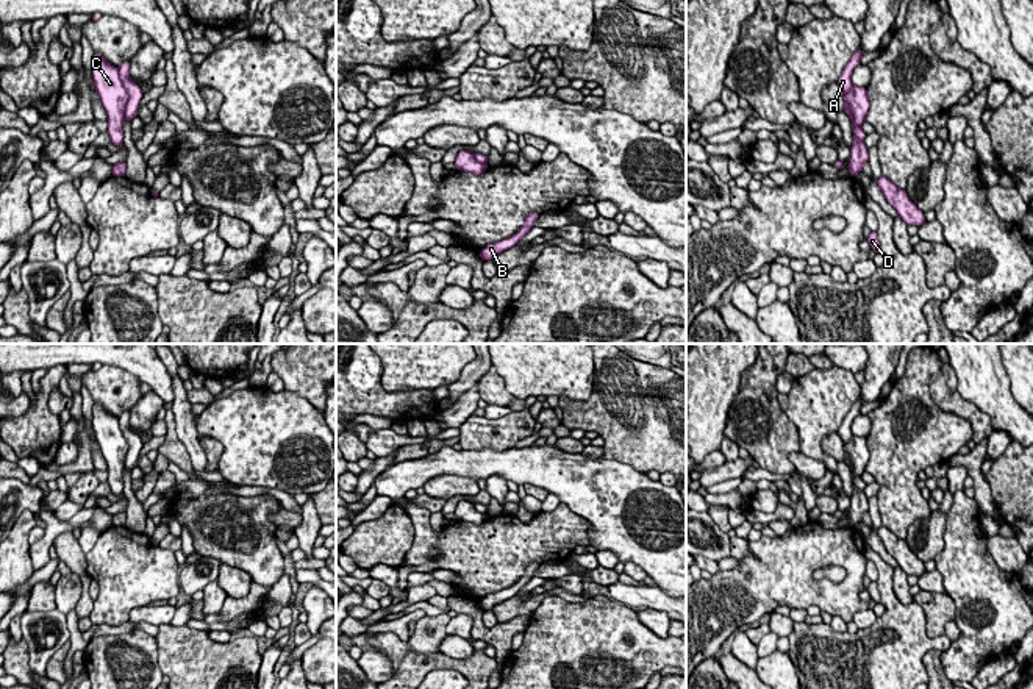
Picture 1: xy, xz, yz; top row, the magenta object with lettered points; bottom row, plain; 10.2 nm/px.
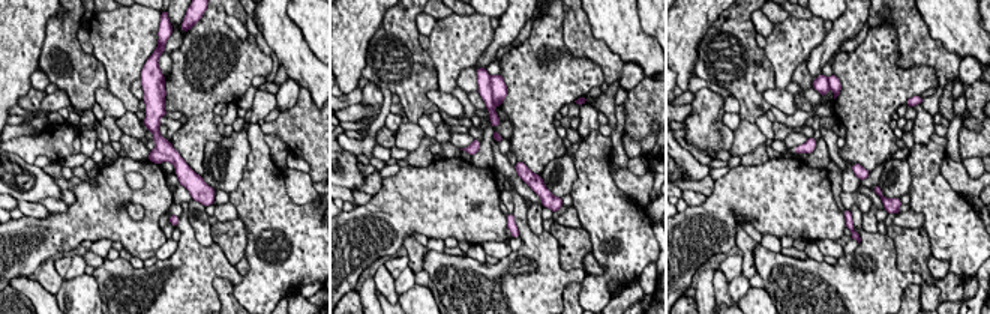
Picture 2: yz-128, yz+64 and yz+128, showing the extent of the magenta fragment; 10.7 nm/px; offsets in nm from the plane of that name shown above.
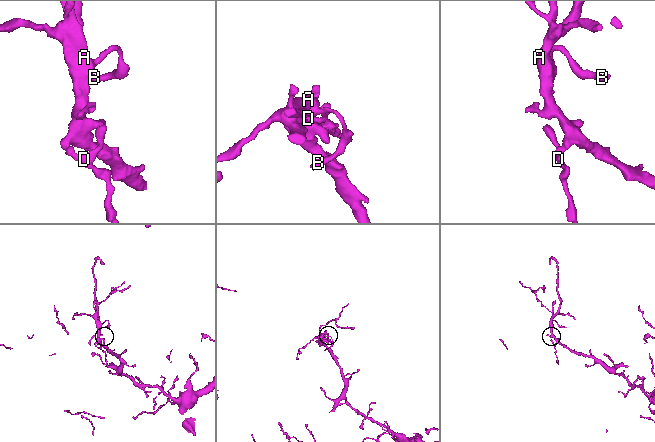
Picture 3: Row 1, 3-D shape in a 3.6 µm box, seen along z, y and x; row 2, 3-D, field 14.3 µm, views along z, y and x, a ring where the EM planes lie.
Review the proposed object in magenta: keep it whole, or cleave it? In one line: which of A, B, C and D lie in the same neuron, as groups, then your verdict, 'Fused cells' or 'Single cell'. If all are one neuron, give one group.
Groups: A B C D. Single cell

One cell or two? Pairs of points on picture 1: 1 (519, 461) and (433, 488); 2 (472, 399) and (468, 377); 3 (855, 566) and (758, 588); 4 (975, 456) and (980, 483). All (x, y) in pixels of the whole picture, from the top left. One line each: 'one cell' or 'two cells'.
1: two cells
2: two cells
3: one cell
4: one cell

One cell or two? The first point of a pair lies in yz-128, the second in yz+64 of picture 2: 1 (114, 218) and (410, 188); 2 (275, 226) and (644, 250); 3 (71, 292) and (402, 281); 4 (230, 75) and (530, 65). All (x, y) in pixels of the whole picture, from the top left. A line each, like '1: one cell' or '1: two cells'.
1: one cell
2: one cell
3: two cells
4: one cell

